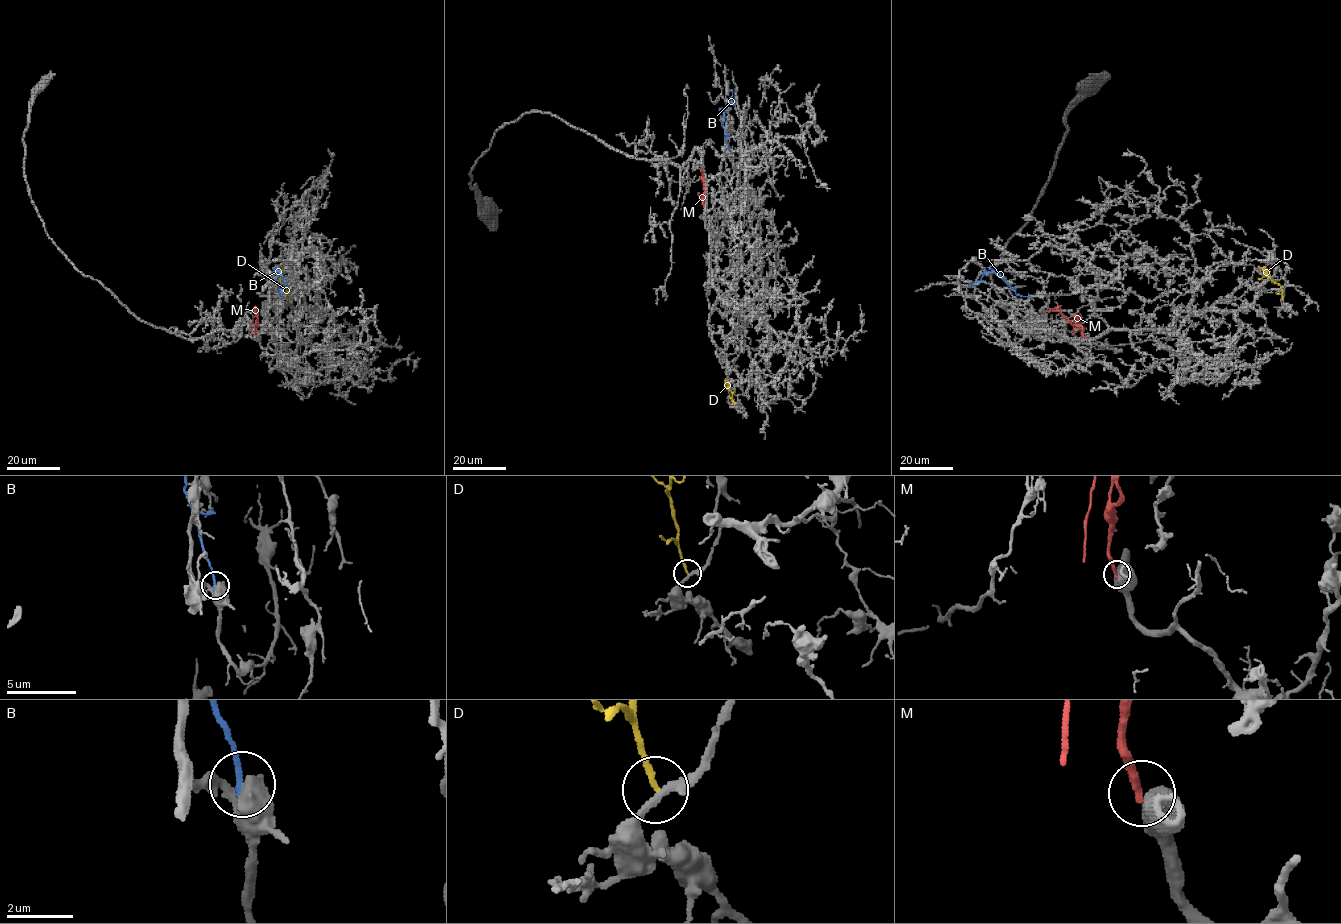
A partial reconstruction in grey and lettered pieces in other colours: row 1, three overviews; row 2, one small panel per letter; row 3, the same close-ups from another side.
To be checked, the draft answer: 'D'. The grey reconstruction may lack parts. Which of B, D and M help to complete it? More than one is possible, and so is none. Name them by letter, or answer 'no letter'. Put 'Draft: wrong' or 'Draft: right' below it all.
no letter
Draft: wrong

